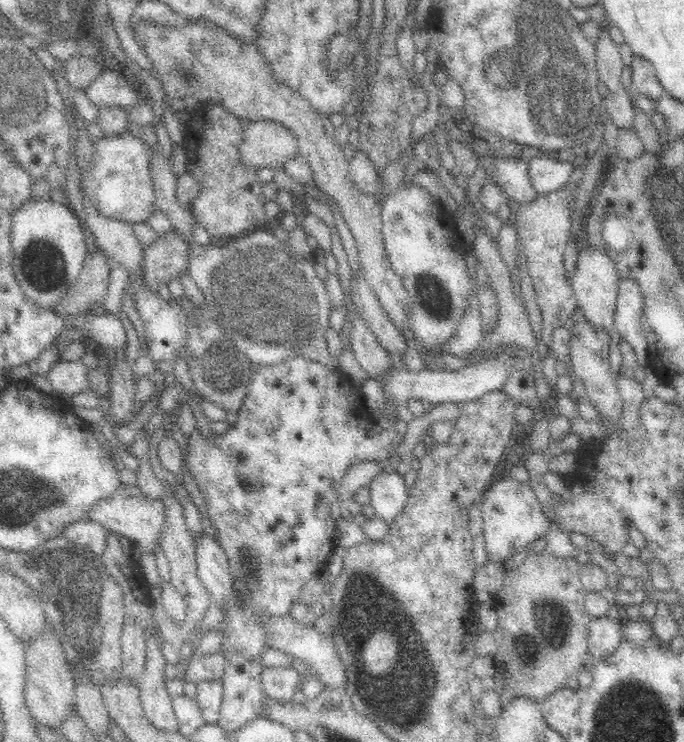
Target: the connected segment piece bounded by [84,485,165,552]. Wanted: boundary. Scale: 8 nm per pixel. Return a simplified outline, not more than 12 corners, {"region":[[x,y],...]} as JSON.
{"region":[[121,485],[84,519],[125,536],[139,552],[156,550],[162,502]]}

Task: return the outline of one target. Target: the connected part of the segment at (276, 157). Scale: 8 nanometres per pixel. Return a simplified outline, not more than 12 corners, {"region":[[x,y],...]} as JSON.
{"region":[[274,121],[245,123],[239,162],[278,170],[296,139]]}

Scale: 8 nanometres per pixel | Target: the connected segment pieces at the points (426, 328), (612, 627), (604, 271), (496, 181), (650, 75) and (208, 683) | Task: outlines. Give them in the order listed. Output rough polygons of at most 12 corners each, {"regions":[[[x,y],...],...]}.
{"regions":[[[420,185],[381,210],[420,341],[445,344],[474,292],[465,254]],[[591,618],[590,657],[612,654],[623,619]],[[583,244],[571,287],[592,326],[612,327],[617,270],[605,251]],[[494,156],[487,182],[518,203],[532,202],[526,156]],[[629,57],[631,92],[658,102],[666,95],[652,63]],[[210,678],[196,685],[202,718],[216,724],[223,701],[222,681]]]}

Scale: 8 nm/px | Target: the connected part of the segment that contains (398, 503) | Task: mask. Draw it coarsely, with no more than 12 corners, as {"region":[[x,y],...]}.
{"region":[[400,472],[369,482],[370,505],[390,524],[407,502]]}

